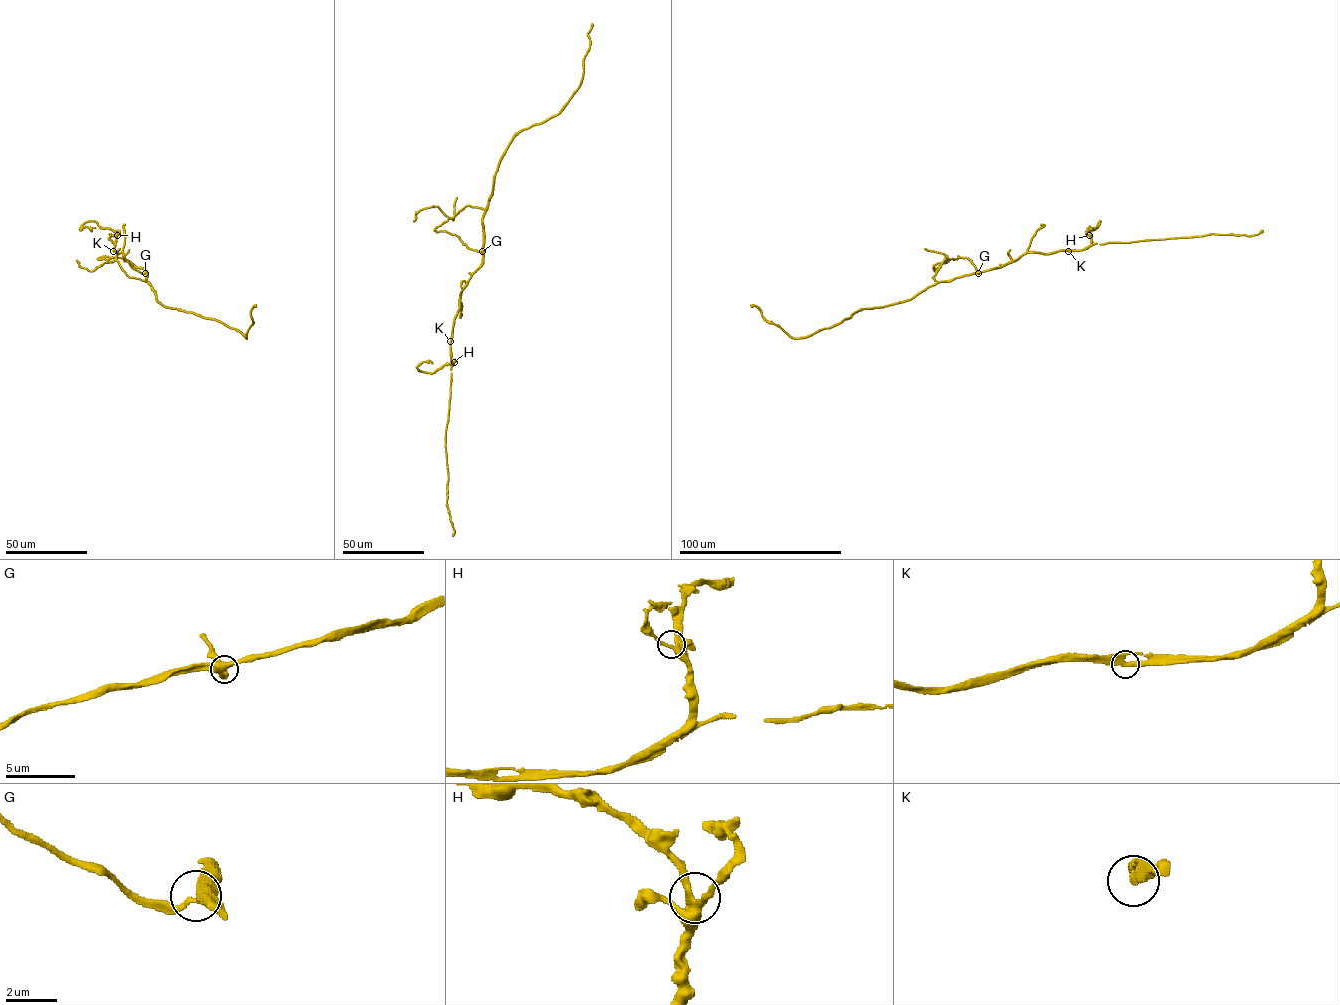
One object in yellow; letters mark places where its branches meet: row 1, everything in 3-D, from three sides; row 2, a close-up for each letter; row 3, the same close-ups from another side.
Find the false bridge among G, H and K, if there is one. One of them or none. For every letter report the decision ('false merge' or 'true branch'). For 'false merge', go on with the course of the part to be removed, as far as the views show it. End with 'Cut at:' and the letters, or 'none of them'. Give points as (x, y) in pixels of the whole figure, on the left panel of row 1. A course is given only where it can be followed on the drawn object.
G: true branch
H: true branch
K: true branch
Cut at: none of them

